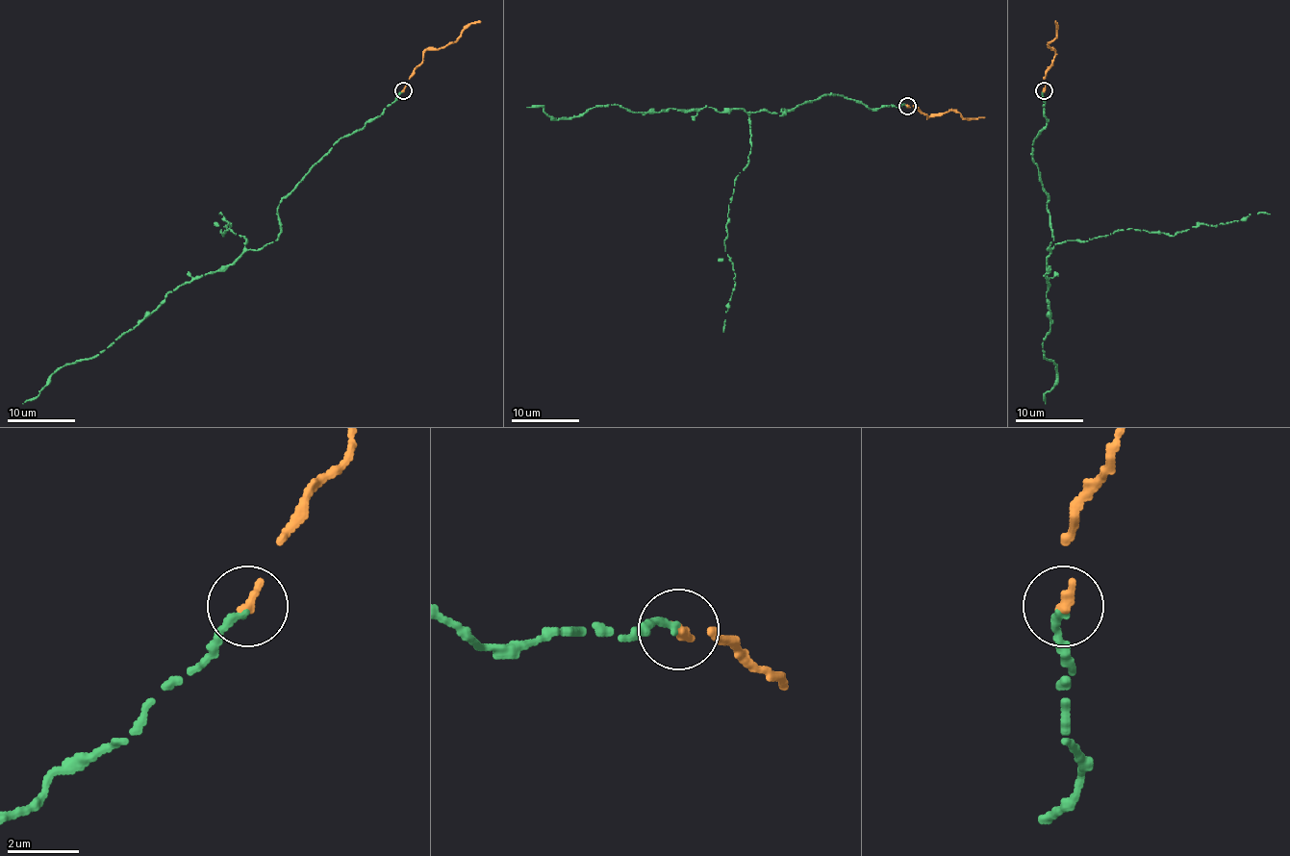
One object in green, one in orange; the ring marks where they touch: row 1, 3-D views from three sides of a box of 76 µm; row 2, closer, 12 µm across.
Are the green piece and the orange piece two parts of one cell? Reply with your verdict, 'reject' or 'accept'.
accept

